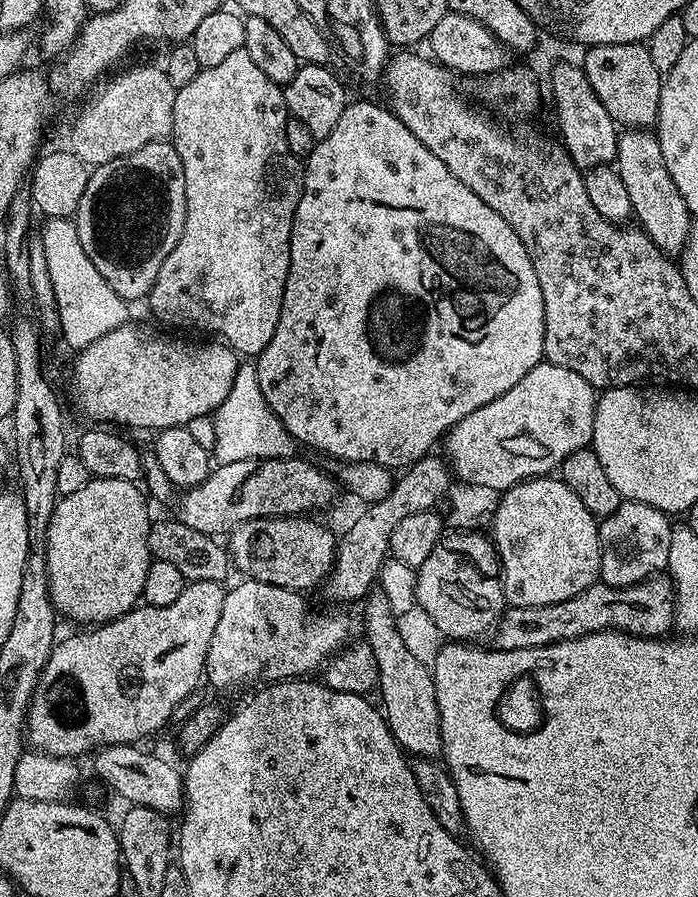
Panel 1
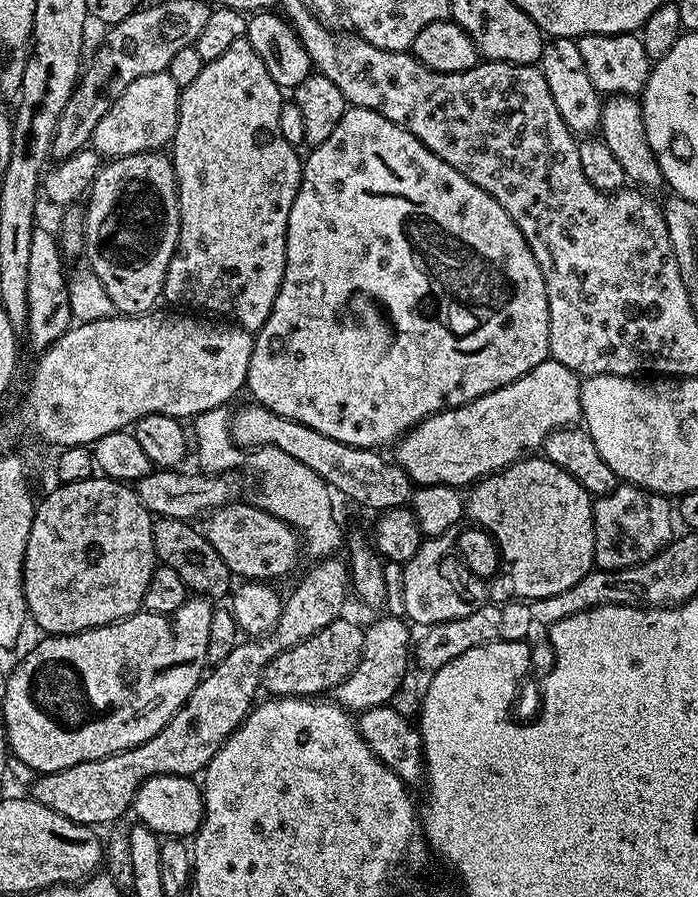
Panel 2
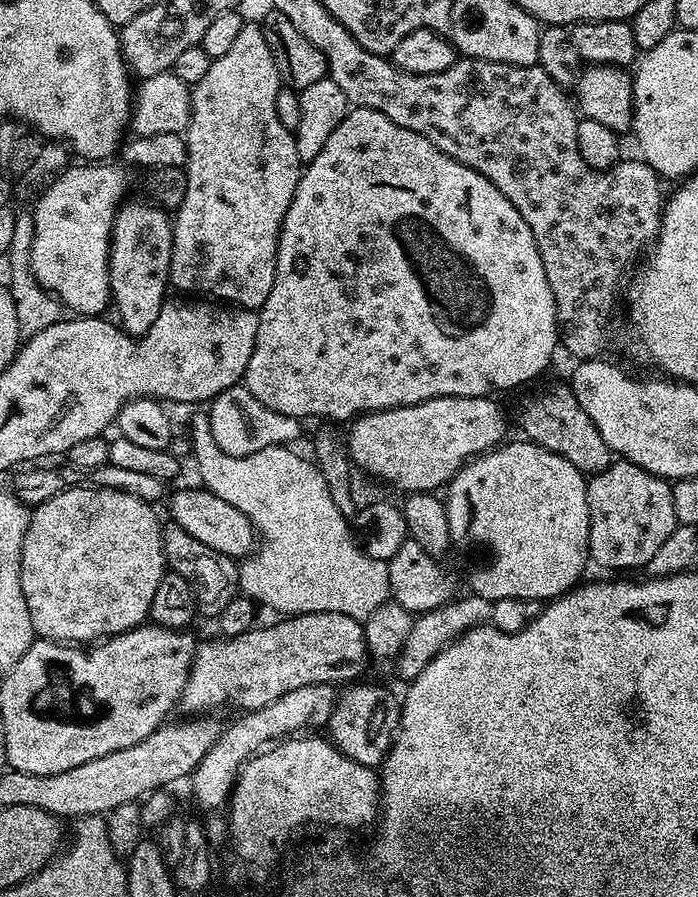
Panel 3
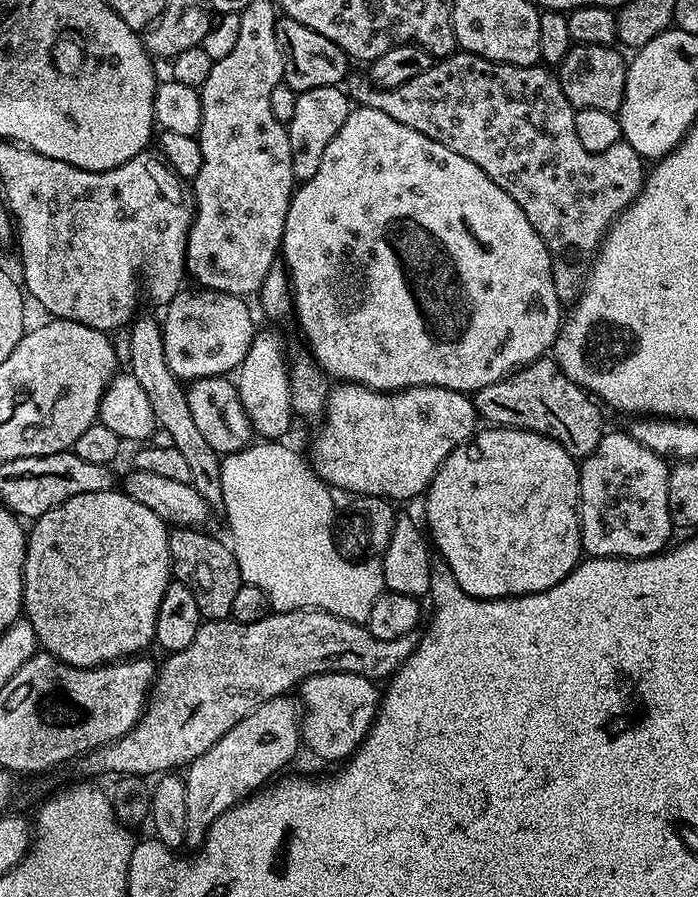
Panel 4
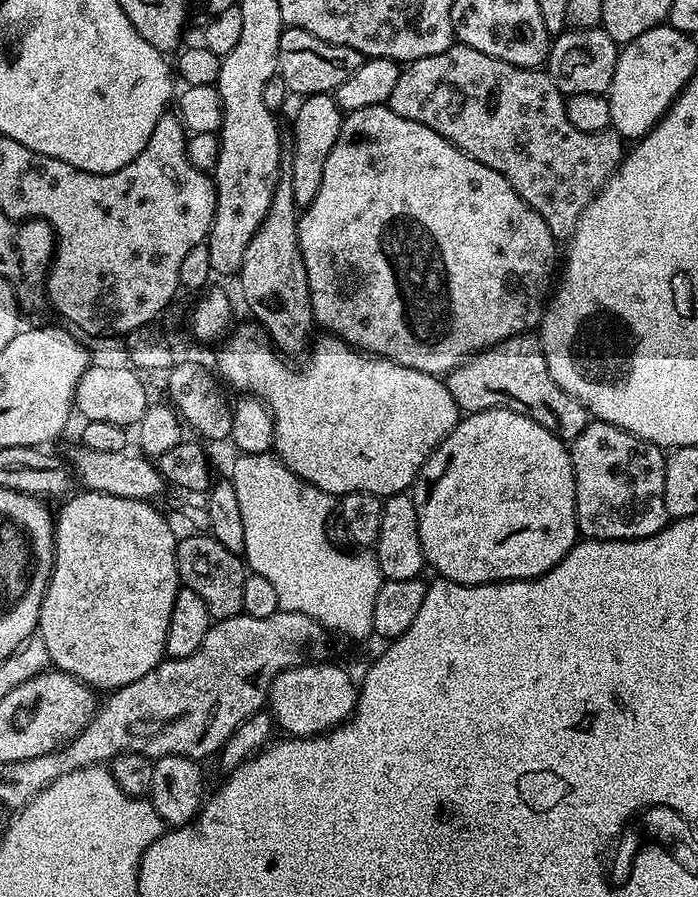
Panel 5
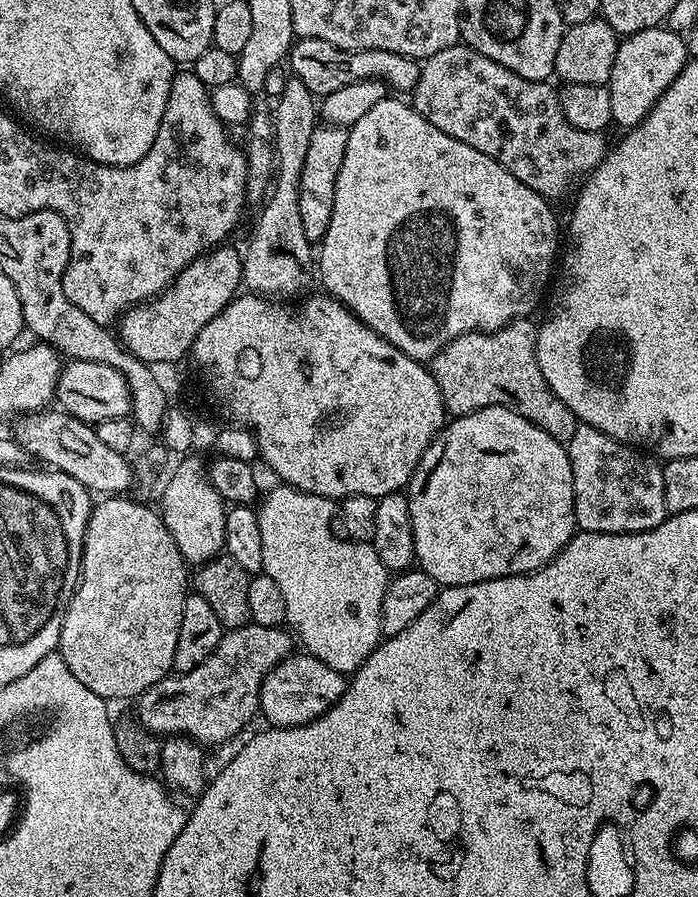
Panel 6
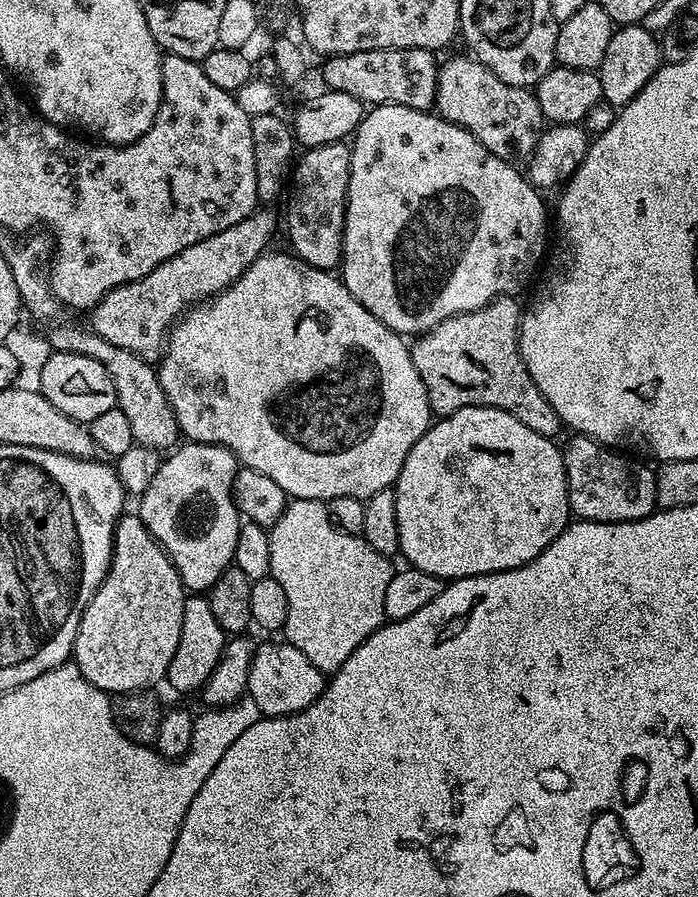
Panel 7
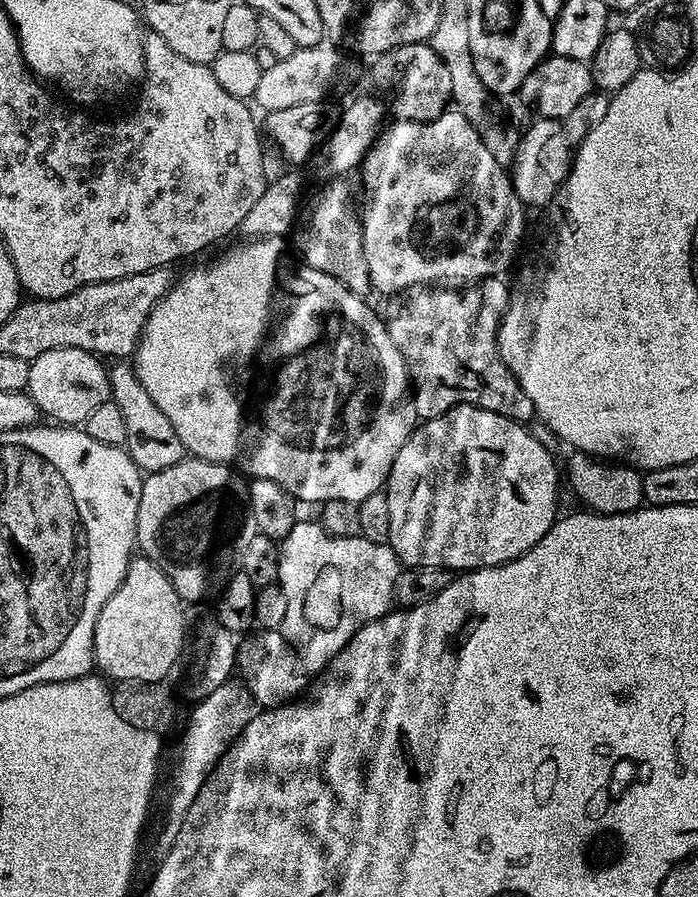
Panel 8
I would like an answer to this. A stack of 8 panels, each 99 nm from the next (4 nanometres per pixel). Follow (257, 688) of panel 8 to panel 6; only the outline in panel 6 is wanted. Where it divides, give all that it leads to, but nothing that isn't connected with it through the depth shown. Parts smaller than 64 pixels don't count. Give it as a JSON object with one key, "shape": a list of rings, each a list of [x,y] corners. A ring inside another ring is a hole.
{"shape":[[[293,654],[275,664],[270,674],[266,674],[260,687],[259,715],[265,716],[267,723],[274,728],[293,728],[309,724],[323,712],[330,710],[330,706],[334,706],[338,698],[342,698],[345,687],[345,673],[326,666],[326,662],[313,656]]]}

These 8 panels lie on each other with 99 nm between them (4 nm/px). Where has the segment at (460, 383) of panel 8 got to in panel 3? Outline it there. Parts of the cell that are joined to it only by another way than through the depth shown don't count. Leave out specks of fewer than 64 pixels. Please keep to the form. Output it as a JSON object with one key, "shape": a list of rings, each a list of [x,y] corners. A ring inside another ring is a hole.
{"shape":[[[556,384],[549,392],[530,397],[520,408],[520,428],[532,443],[566,458],[570,466],[585,474],[606,470],[614,459],[606,442],[602,442],[602,434],[598,434],[598,426],[594,426],[590,414],[578,406],[578,398],[574,398],[571,387],[565,385],[563,388]]]}

